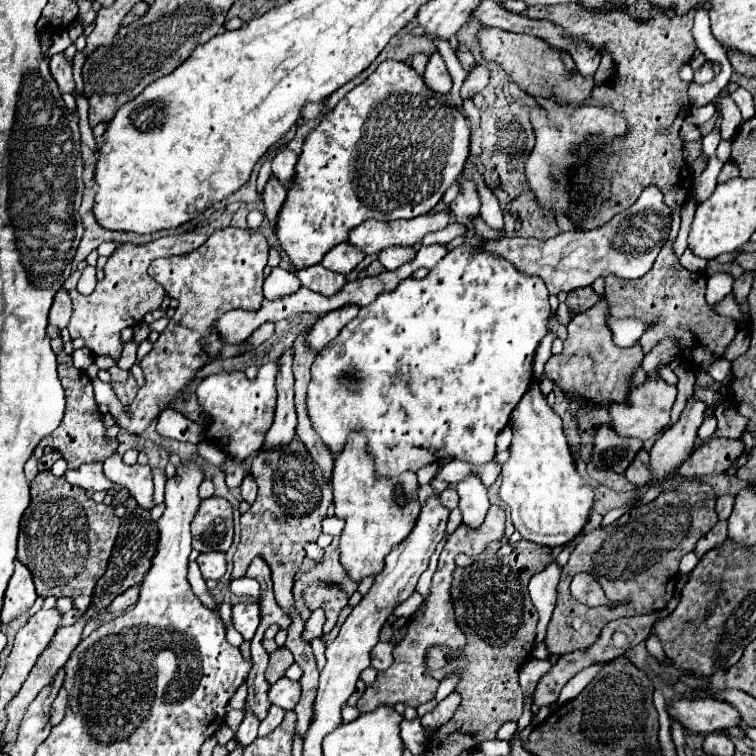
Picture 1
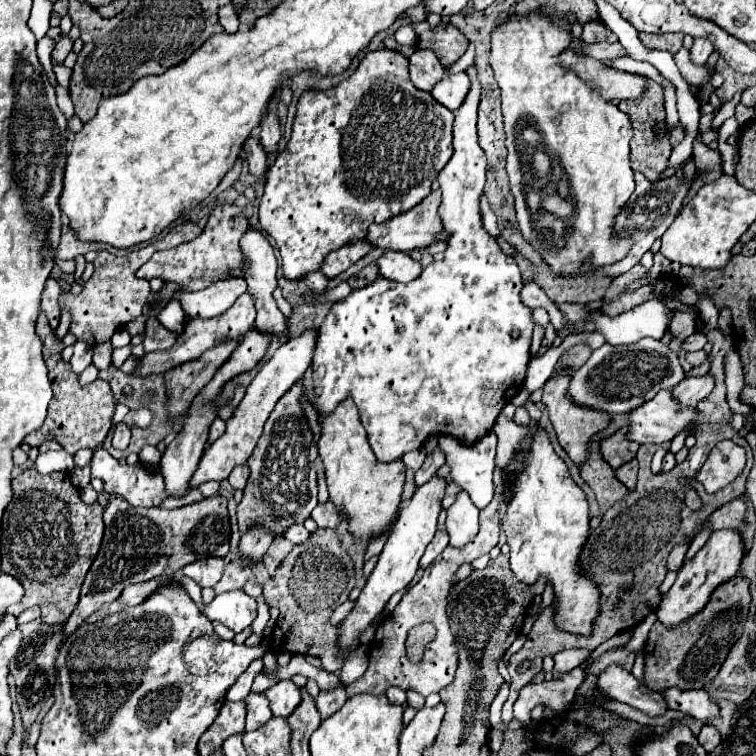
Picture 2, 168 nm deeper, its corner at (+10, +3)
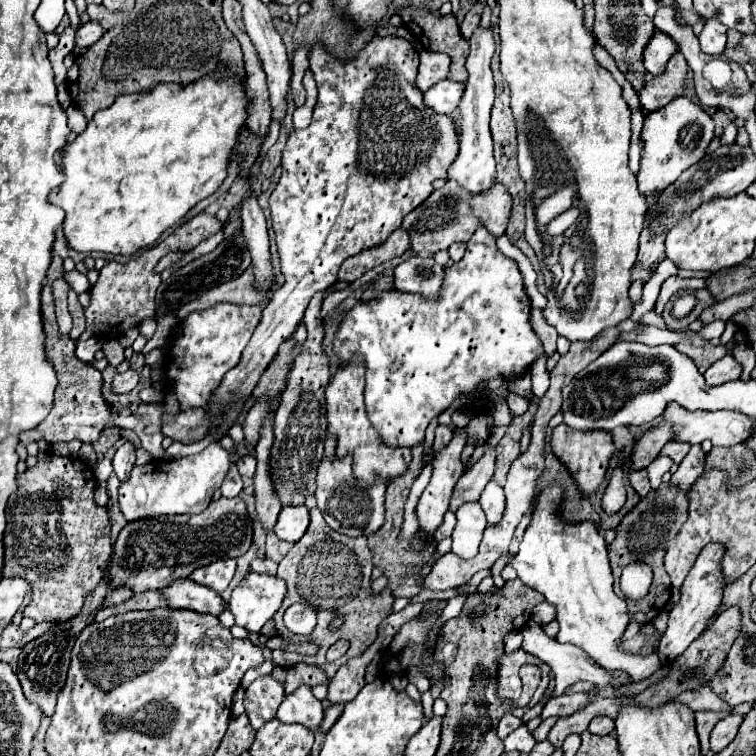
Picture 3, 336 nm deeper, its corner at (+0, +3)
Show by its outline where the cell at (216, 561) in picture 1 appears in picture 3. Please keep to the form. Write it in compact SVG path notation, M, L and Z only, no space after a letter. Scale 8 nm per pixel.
M218 560L210 566L202 566L202 568L194 570L190 574L190 578L194 582L204 584L204 586L212 588L214 592L222 594L234 576L234 570L236 570L236 560Z

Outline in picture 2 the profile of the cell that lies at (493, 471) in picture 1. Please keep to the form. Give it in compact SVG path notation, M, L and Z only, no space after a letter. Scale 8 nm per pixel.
M488 432L484 438L480 438L480 442L472 444L472 446L462 446L458 444L452 436L448 434L440 434L438 436L438 446L444 450L446 454L446 462L452 468L450 476L456 484L460 484L462 490L468 492L468 496L472 498L476 508L486 508L494 496L494 484L492 484L492 472L494 472L494 456L496 456L496 434Z

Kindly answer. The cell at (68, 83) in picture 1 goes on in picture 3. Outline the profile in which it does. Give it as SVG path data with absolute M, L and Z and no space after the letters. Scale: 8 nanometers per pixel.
M98 22L82 24L80 30L76 32L76 48L88 48L88 46L92 46L102 34L104 32L102 32L102 26Z

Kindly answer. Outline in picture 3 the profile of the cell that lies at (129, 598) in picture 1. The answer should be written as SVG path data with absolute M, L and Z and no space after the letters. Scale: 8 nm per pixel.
M190 578L176 580L174 584L170 584L170 588L162 588L160 592L166 604L172 608L188 608L194 612L208 612L214 616L218 616L222 610L222 598L214 590L196 584Z

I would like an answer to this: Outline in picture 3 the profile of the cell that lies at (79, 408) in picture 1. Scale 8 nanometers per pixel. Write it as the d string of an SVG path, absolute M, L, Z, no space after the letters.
M46 284L42 290L42 318L44 318L44 332L46 332L46 356L54 364L56 374L58 374L58 386L54 392L54 408L46 416L46 420L36 426L30 434L22 436L22 442L32 442L38 440L38 428L40 436L48 442L70 442L70 440L80 440L84 444L94 444L102 430L106 428L114 406L108 404L102 396L102 374L86 362L80 362L76 358L76 340L70 336L62 336L56 326L54 318L54 298L52 298L52 288Z

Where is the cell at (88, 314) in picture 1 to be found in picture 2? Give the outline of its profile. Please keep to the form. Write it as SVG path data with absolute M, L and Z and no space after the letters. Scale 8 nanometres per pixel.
M182 224L180 228L170 230L162 240L156 240L150 246L132 250L130 254L124 256L114 256L110 252L98 252L96 260L94 260L94 274L88 282L84 282L82 292L78 296L62 294L60 296L60 304L68 306L70 314L72 314L72 324L70 324L70 332L86 342L88 346L96 346L102 342L108 342L112 338L112 334L116 330L120 330L122 326L126 326L130 320L138 318L142 314L142 308L146 304L146 296L150 292L150 284L148 280L138 280L136 278L136 270L158 250L166 250L166 248L174 248L182 242L190 242L196 236L200 236L202 228L198 224Z

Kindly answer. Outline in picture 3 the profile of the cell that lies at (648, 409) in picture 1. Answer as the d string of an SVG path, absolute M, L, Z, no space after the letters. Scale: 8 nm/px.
M668 404L666 412L662 414L662 420L672 424L676 442L690 442L690 444L700 444L704 440L710 440L714 446L732 446L748 440L754 428L754 420L742 412L730 412L730 410L686 412L686 408L682 408L680 404Z

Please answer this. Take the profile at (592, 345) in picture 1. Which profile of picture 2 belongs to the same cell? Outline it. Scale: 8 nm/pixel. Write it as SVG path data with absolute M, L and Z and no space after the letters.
M564 372L564 376L552 376L552 378L544 384L542 402L544 402L546 408L548 408L550 422L552 422L554 430L556 430L556 436L558 436L560 446L566 450L566 454L570 456L570 460L572 460L576 466L582 466L582 464L588 460L592 438L594 438L598 432L602 432L604 428L608 428L610 416L604 414L604 412L596 412L596 410L580 408L580 406L572 404L572 402L564 396L564 392L566 392L566 388L568 388L570 376L572 376L570 372Z

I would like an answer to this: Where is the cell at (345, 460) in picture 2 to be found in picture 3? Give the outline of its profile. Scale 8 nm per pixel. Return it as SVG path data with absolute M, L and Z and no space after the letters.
M356 356L346 368L338 370L334 378L330 380L326 388L326 420L328 420L328 432L336 436L336 456L344 458L352 454L354 464L354 476L366 484L374 484L378 478L384 482L392 482L396 478L402 478L408 470L408 464L412 460L410 448L388 448L380 436L376 434L374 426L366 418L364 408L364 360Z

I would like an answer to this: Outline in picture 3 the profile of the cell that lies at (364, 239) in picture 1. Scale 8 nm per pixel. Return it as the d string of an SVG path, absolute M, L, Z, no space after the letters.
M448 180L444 188L434 190L426 202L422 202L414 212L410 212L402 228L410 236L410 250L420 254L420 256L430 256L436 254L438 250L448 250L450 244L454 242L468 242L470 236L476 232L478 226L486 226L496 238L504 234L508 216L512 208L512 198L502 184L494 184L488 192L482 194L470 194L462 186L458 186L454 180Z

